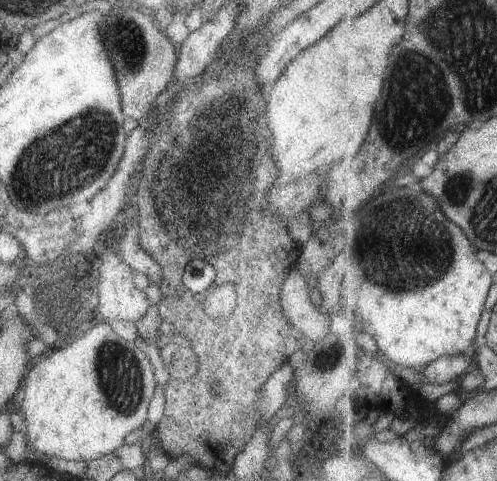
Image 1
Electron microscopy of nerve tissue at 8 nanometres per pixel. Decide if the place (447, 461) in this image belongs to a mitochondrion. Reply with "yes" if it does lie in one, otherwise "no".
no

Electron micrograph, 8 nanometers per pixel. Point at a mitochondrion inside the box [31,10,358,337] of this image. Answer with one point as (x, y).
(220, 184)

